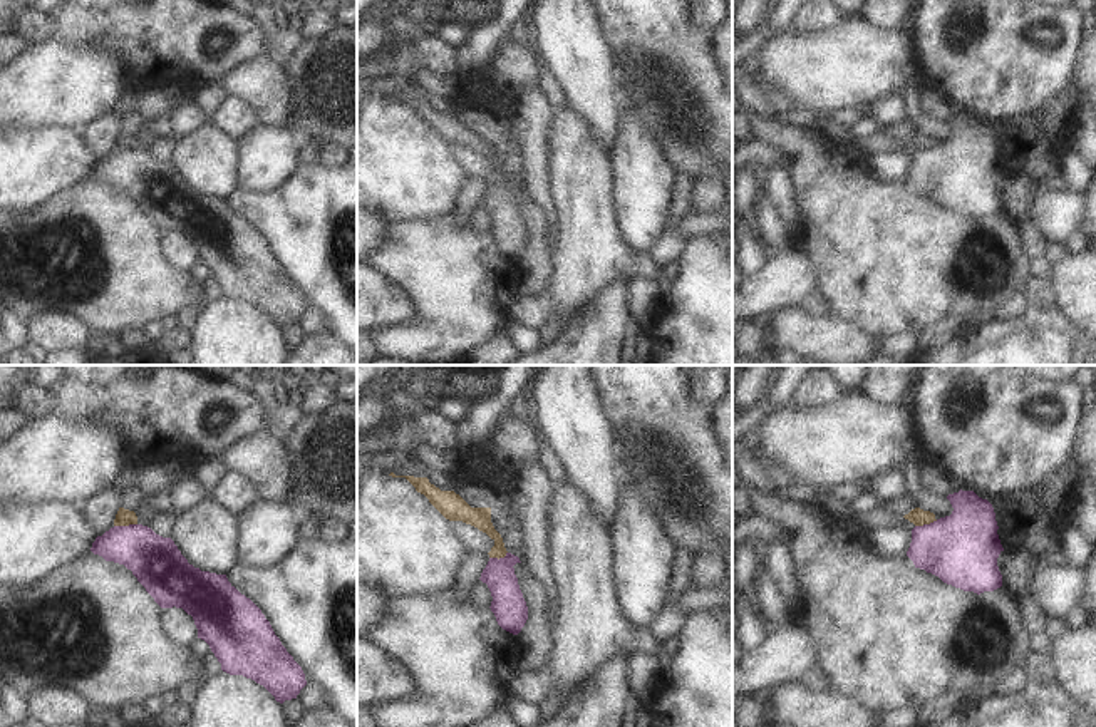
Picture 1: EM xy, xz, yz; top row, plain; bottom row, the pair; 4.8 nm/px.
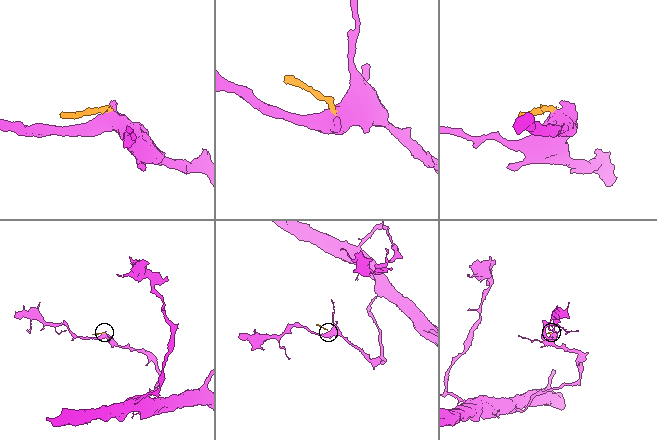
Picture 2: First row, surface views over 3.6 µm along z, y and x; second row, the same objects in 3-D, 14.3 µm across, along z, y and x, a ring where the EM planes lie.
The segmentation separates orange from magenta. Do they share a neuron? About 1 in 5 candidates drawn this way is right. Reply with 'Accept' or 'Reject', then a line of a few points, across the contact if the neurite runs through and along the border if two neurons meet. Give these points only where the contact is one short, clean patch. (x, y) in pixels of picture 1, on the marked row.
Reject. Line: xy (136, 523), (114, 526)

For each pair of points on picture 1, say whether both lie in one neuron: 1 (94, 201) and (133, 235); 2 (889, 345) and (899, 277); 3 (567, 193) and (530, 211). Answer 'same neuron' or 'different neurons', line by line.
1: same neuron
2: different neurons
3: different neurons

